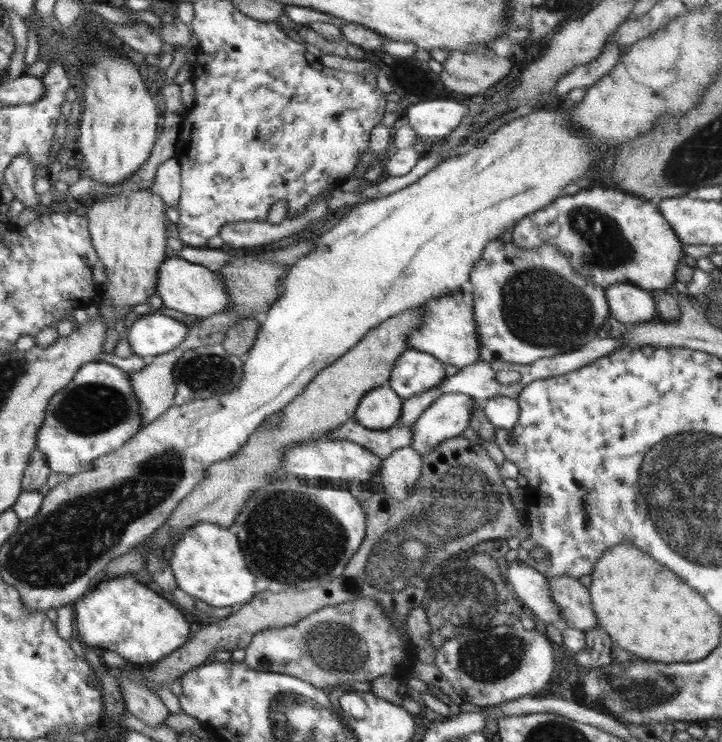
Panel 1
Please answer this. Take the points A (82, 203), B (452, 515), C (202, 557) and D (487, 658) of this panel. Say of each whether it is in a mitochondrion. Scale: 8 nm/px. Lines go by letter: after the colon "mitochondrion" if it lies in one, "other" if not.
A: other
B: mitochondrion
C: other
D: mitochondrion

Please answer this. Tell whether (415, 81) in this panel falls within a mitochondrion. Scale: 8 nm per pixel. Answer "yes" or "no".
yes

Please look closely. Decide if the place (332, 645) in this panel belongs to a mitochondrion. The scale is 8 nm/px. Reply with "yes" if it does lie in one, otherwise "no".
yes

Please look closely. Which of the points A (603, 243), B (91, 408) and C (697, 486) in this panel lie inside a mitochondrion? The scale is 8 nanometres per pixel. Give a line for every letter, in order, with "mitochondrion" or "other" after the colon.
A: mitochondrion
B: mitochondrion
C: mitochondrion

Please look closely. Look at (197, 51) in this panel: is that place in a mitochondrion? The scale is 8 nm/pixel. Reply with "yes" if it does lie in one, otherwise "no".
no

